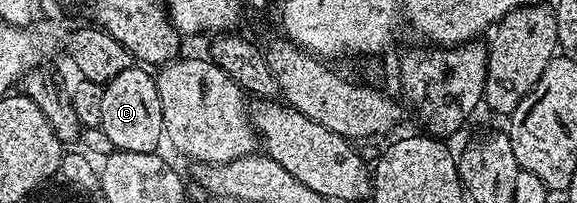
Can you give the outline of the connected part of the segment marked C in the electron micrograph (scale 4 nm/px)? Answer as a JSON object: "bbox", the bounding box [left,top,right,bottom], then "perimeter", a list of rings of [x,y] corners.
{"bbox":[100,65,163,154],"perimeter":[[[141,65],[123,69],[119,77],[104,84],[102,121],[100,129],[107,135],[111,145],[127,153],[154,154],[163,143],[163,109],[159,105],[159,89],[156,78]]]}

